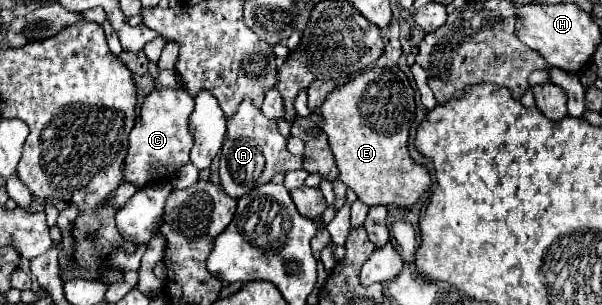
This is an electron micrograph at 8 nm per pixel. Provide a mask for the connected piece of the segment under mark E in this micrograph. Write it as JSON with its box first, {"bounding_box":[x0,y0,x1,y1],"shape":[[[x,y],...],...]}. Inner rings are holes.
{"bounding_box":[320,68,430,206],"shape":[[[372,68],[358,74],[354,80],[338,86],[320,106],[324,116],[324,132],[330,140],[330,150],[340,170],[340,180],[356,192],[368,206],[412,206],[424,192],[430,190],[430,174],[426,166],[416,164],[408,154],[408,132],[414,122],[414,88],[408,76],[398,68]]]}

